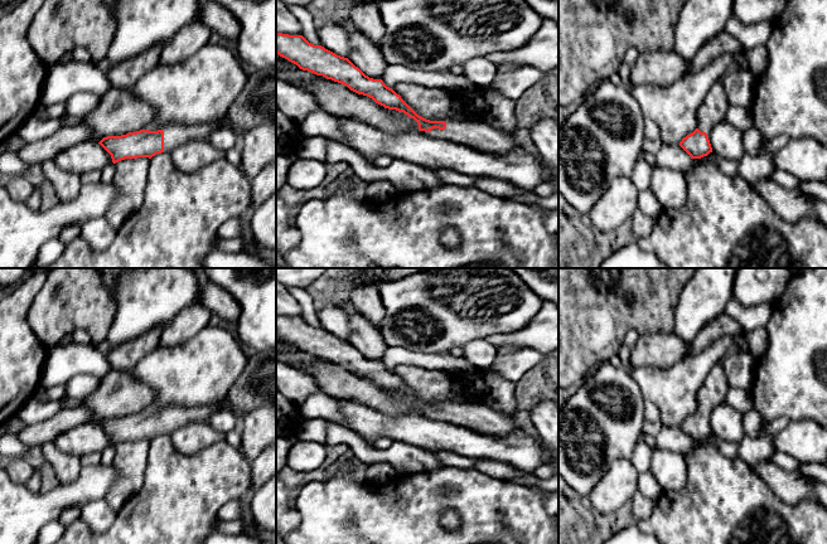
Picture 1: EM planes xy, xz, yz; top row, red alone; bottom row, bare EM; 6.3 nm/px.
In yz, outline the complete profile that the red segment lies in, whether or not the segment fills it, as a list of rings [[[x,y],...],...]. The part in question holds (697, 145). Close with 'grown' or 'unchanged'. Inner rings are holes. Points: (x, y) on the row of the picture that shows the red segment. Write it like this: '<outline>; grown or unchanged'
[[[716,82],[707,92],[697,111],[697,128],[682,139],[680,146],[691,156],[701,159],[712,152],[710,132],[712,127],[725,120],[729,102],[722,82]]]; grown

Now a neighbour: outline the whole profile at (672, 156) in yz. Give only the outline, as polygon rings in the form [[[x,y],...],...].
[[[663,144],[656,155],[654,166],[667,167],[678,173],[686,173],[696,165],[692,159],[681,146]]]

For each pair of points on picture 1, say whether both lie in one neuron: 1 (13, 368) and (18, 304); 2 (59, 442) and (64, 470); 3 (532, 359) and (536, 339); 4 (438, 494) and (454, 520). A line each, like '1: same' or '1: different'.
1: same
2: different
3: different
4: different

